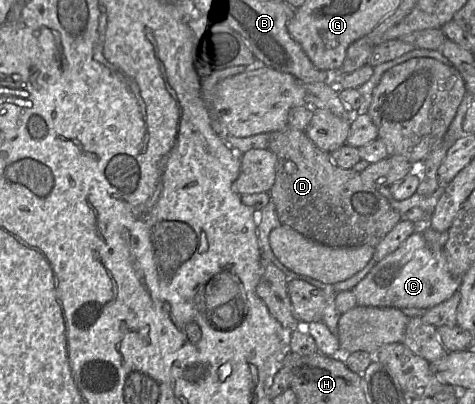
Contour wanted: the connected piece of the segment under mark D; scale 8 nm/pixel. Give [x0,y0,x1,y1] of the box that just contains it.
[266,126,401,247]

